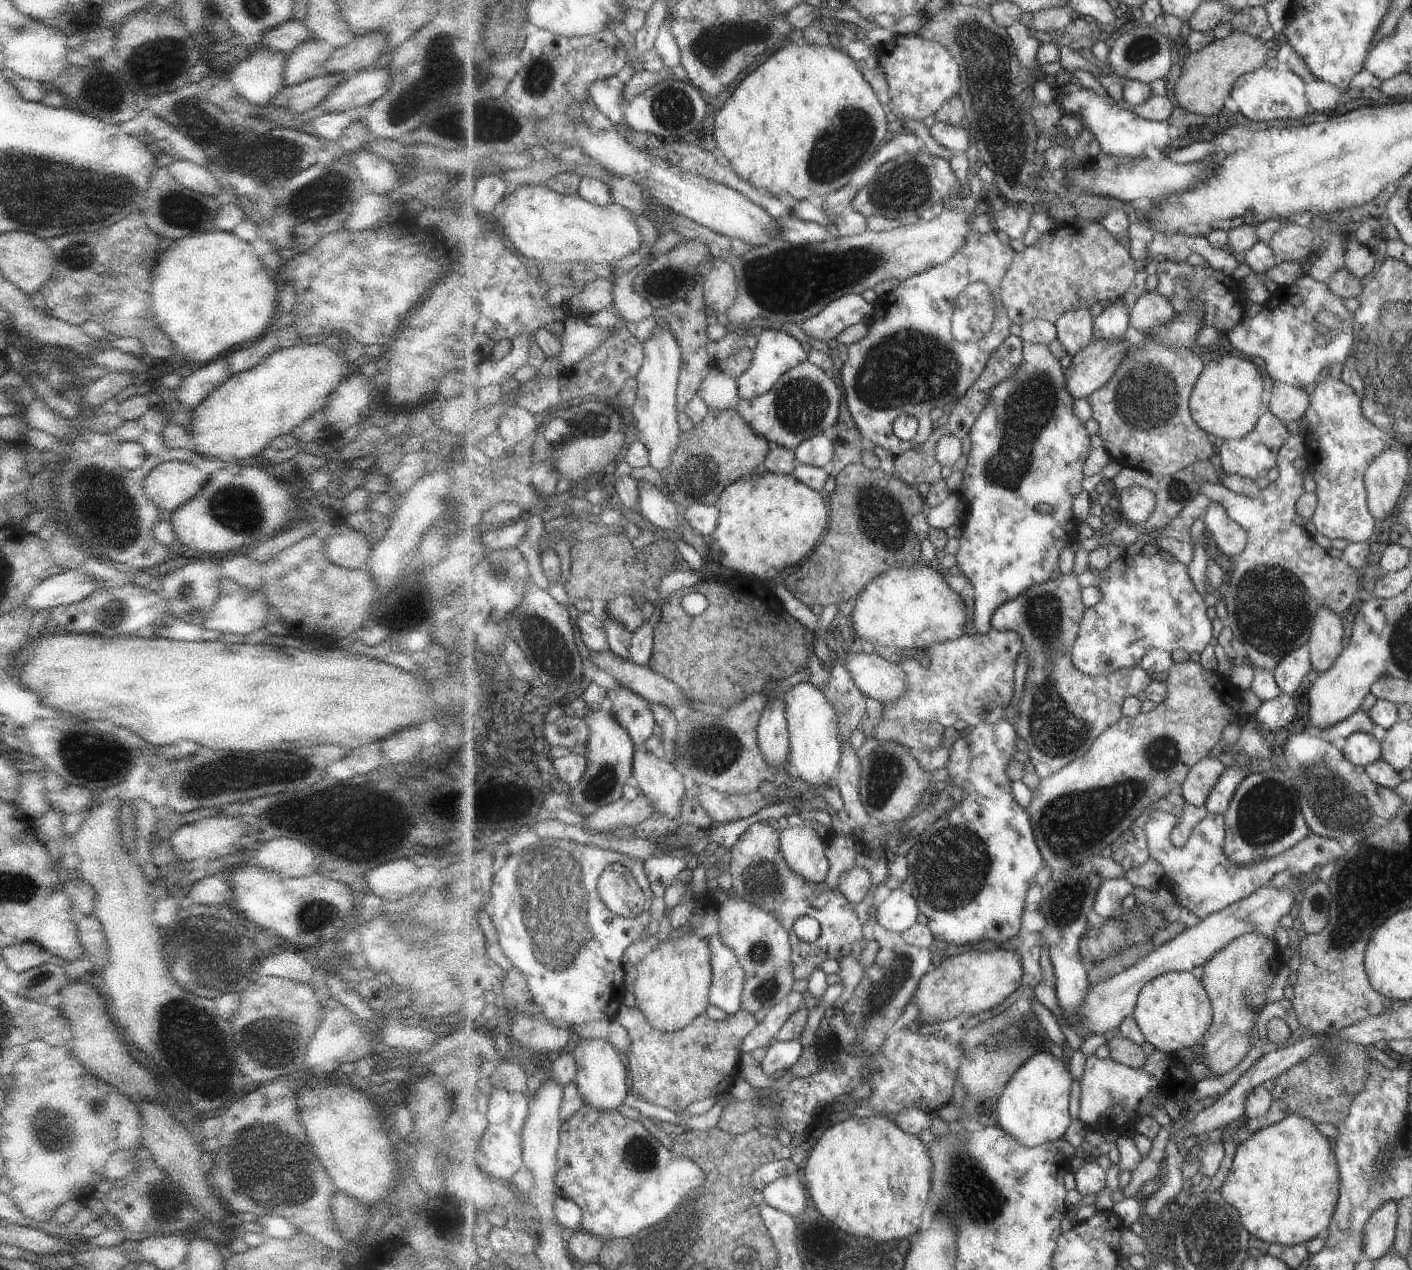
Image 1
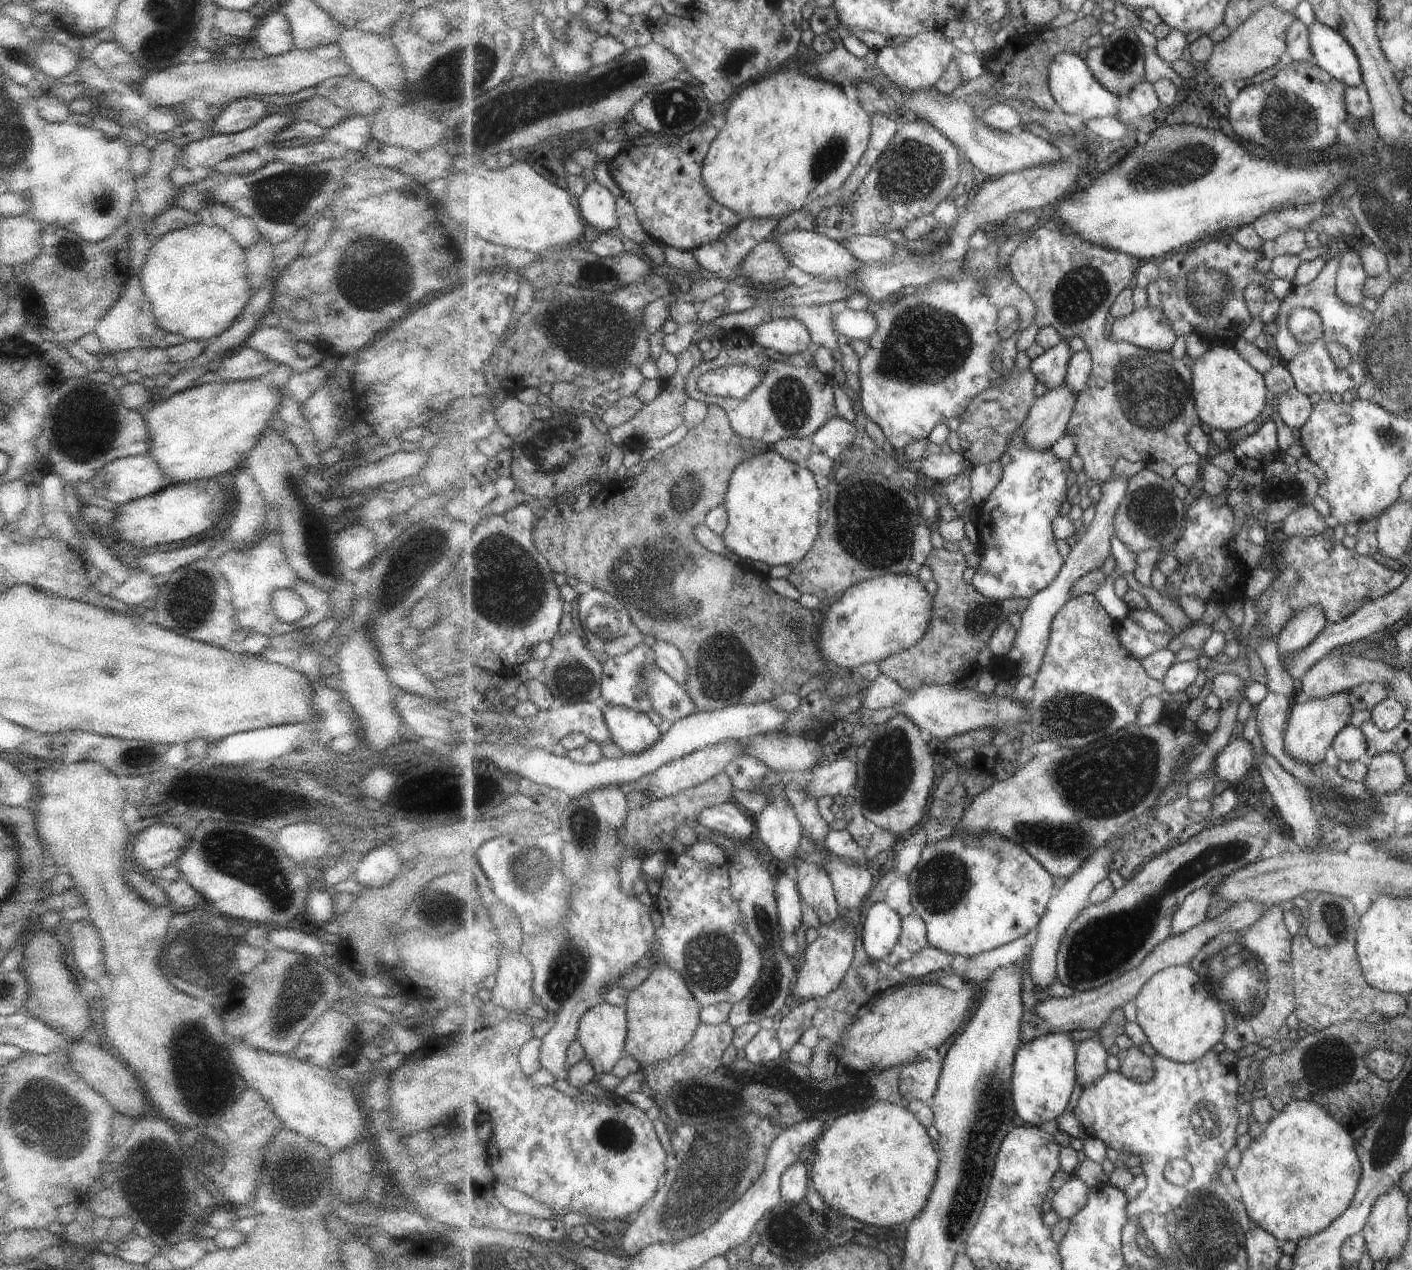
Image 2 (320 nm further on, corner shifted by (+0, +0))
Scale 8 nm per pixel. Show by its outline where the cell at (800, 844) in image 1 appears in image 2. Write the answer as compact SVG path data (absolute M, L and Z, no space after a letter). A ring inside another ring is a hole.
M795 858L793 864L802 902L815 910L821 925L833 922L840 915L840 910L829 873L821 865L801 858Z

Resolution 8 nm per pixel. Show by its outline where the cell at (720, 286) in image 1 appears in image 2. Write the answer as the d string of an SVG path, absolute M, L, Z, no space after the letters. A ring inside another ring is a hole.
M771 239L760 242L740 264L745 272L743 279L755 286L777 282L791 265L788 254Z

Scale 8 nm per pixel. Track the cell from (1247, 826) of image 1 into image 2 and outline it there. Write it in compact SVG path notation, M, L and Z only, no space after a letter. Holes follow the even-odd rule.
M1222 878L1194 890L1181 904L1180 908L1172 916L1172 929L1170 936L1177 936L1186 933L1205 921L1205 912L1212 904L1214 888Z

